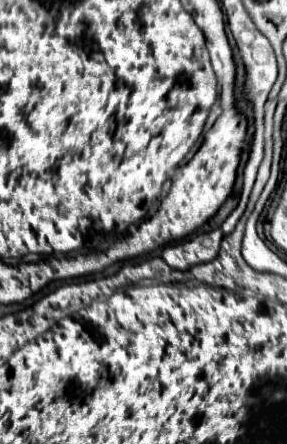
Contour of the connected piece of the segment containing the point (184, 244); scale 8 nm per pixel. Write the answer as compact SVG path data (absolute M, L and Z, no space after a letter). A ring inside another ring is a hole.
M247 179L247 185L243 187L241 191L241 199L239 199L239 205L233 209L233 213L223 221L223 225L211 233L199 233L195 237L191 237L189 241L181 241L181 243L175 243L175 245L167 245L163 247L161 251L161 257L173 267L173 269L189 269L193 265L199 265L199 263L207 263L207 261L213 261L217 257L217 251L219 251L219 243L225 235L229 235L239 217L243 215L245 207L247 207L247 201L249 201L249 195L251 195L251 189L255 179Z

